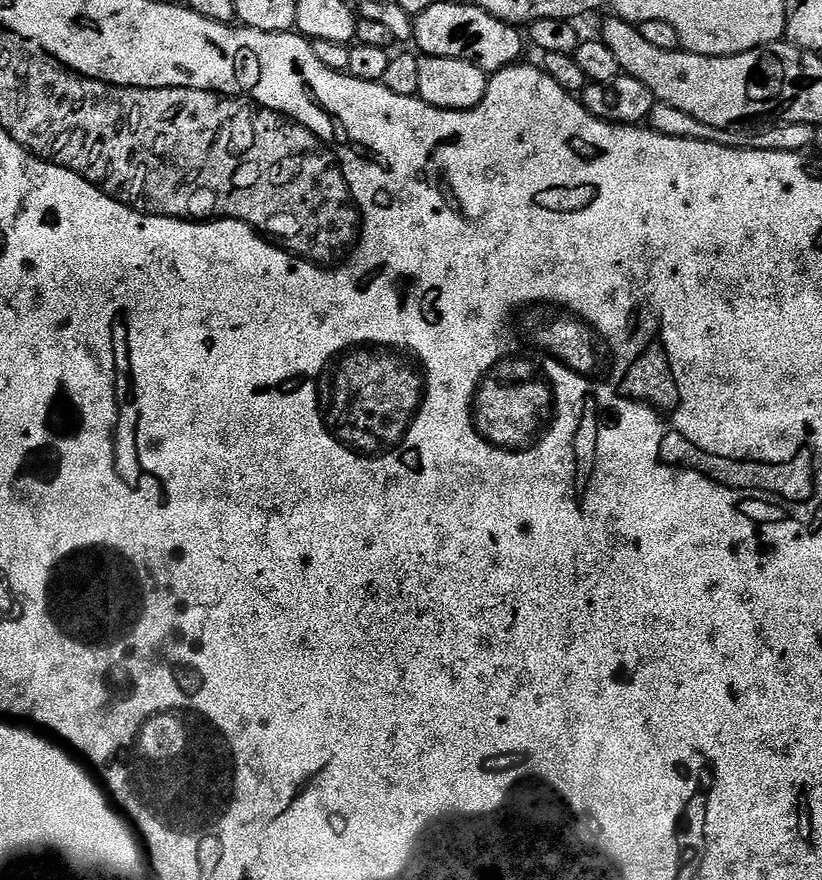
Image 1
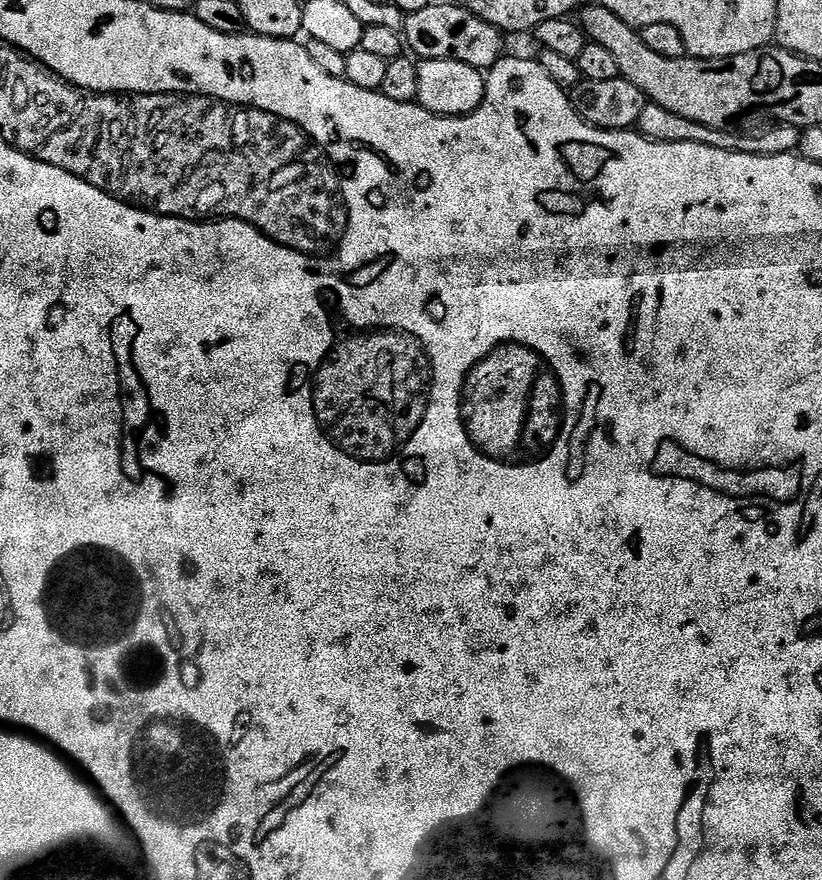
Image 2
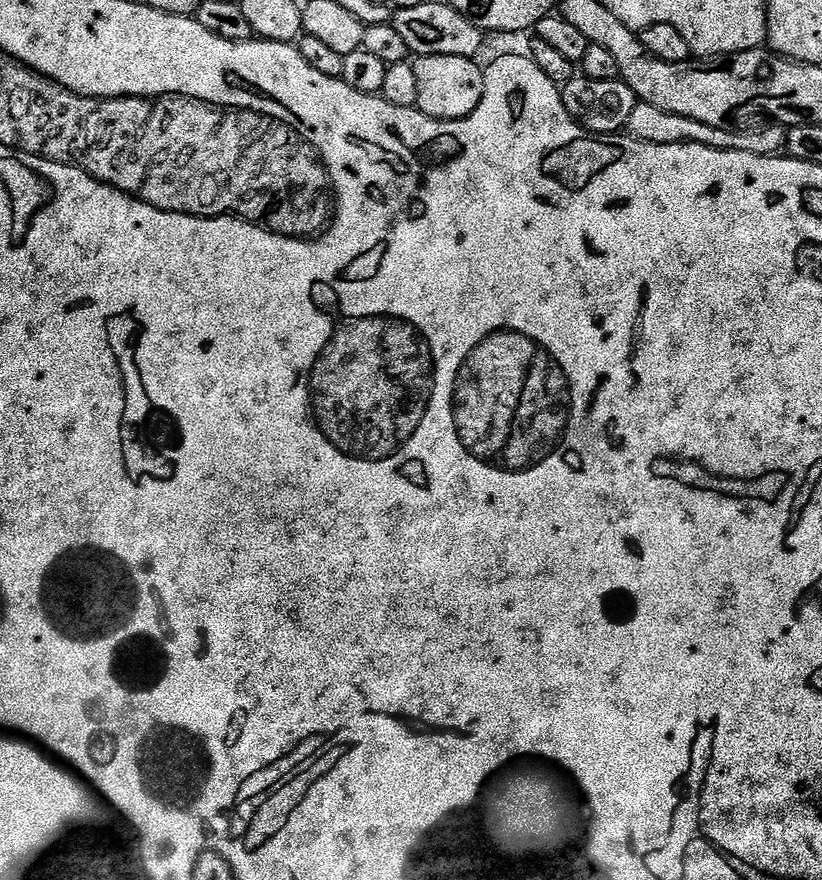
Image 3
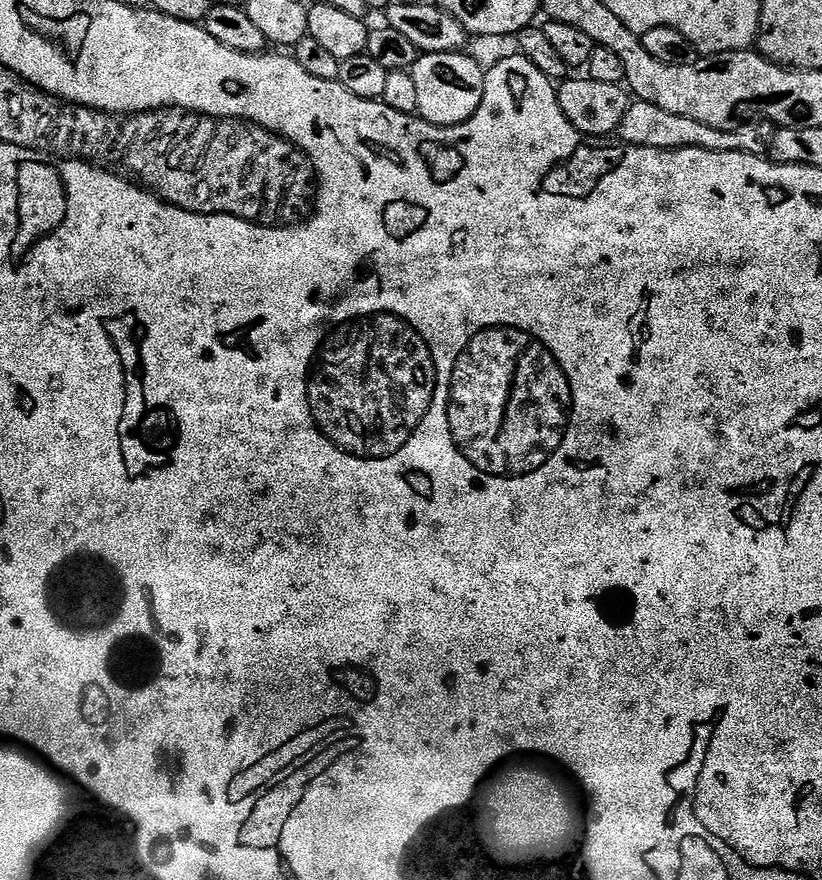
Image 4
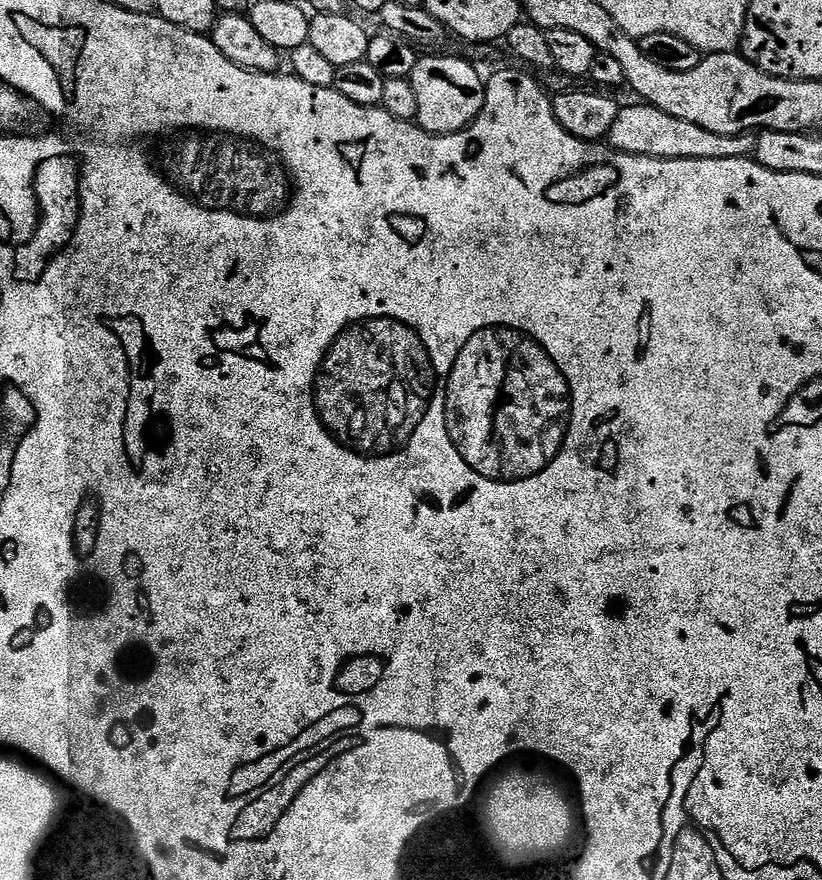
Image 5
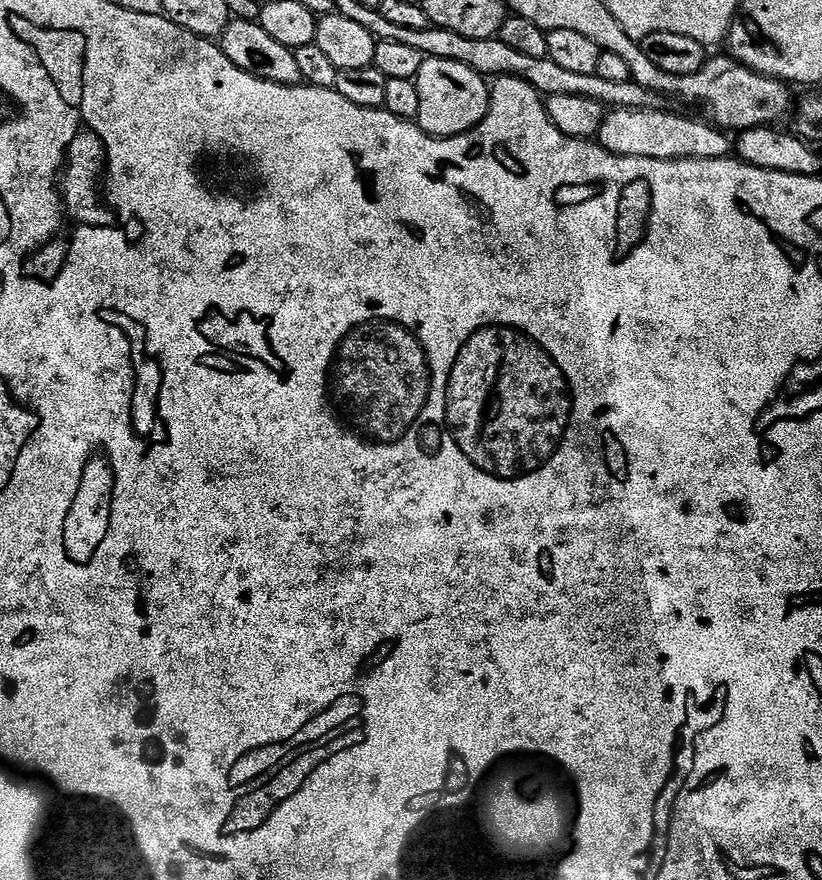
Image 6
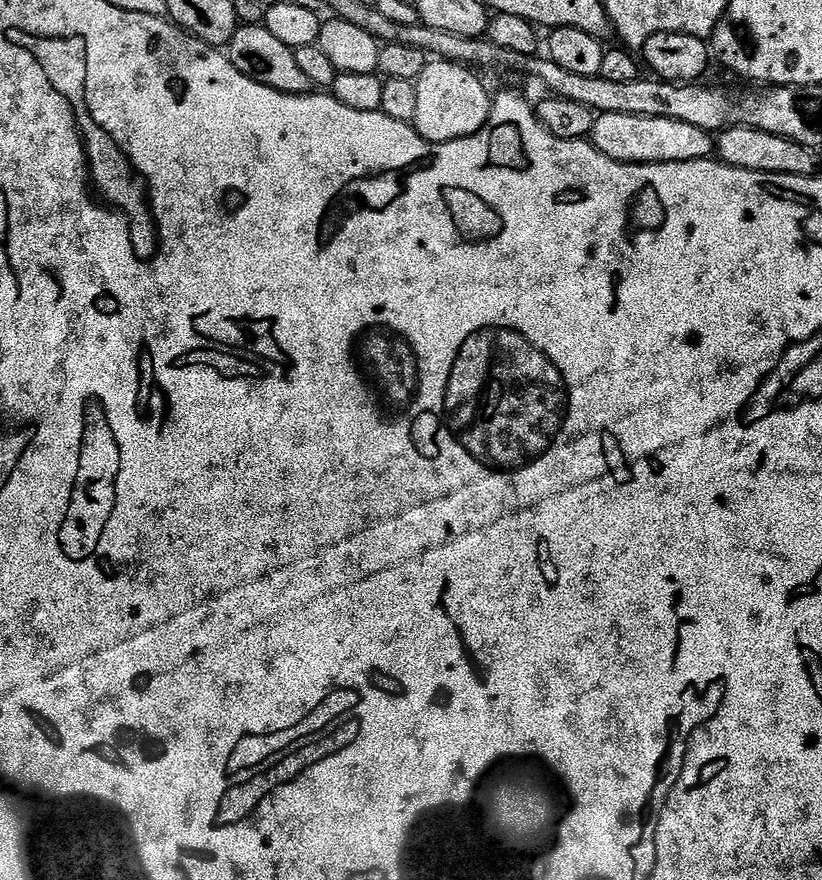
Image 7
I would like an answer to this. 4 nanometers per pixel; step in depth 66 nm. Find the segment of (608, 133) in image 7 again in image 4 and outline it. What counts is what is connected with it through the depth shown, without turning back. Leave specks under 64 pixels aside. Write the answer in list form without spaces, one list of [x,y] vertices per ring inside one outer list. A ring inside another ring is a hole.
[[[636,100],[629,103],[626,118],[622,118],[620,123],[618,136],[626,144],[671,152],[676,148],[705,148],[715,152],[745,152],[751,156],[764,156],[774,138],[777,125],[767,122],[746,124],[733,129],[718,130],[702,126],[702,122],[694,122],[694,118],[682,118],[682,114],[670,114],[670,110],[661,110],[659,106],[650,106],[650,102]]]

